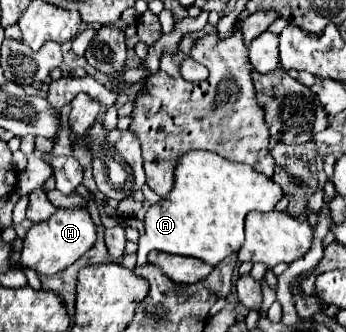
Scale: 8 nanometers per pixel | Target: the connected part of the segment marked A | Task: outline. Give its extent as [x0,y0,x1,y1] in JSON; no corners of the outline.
[137,150,283,266]

